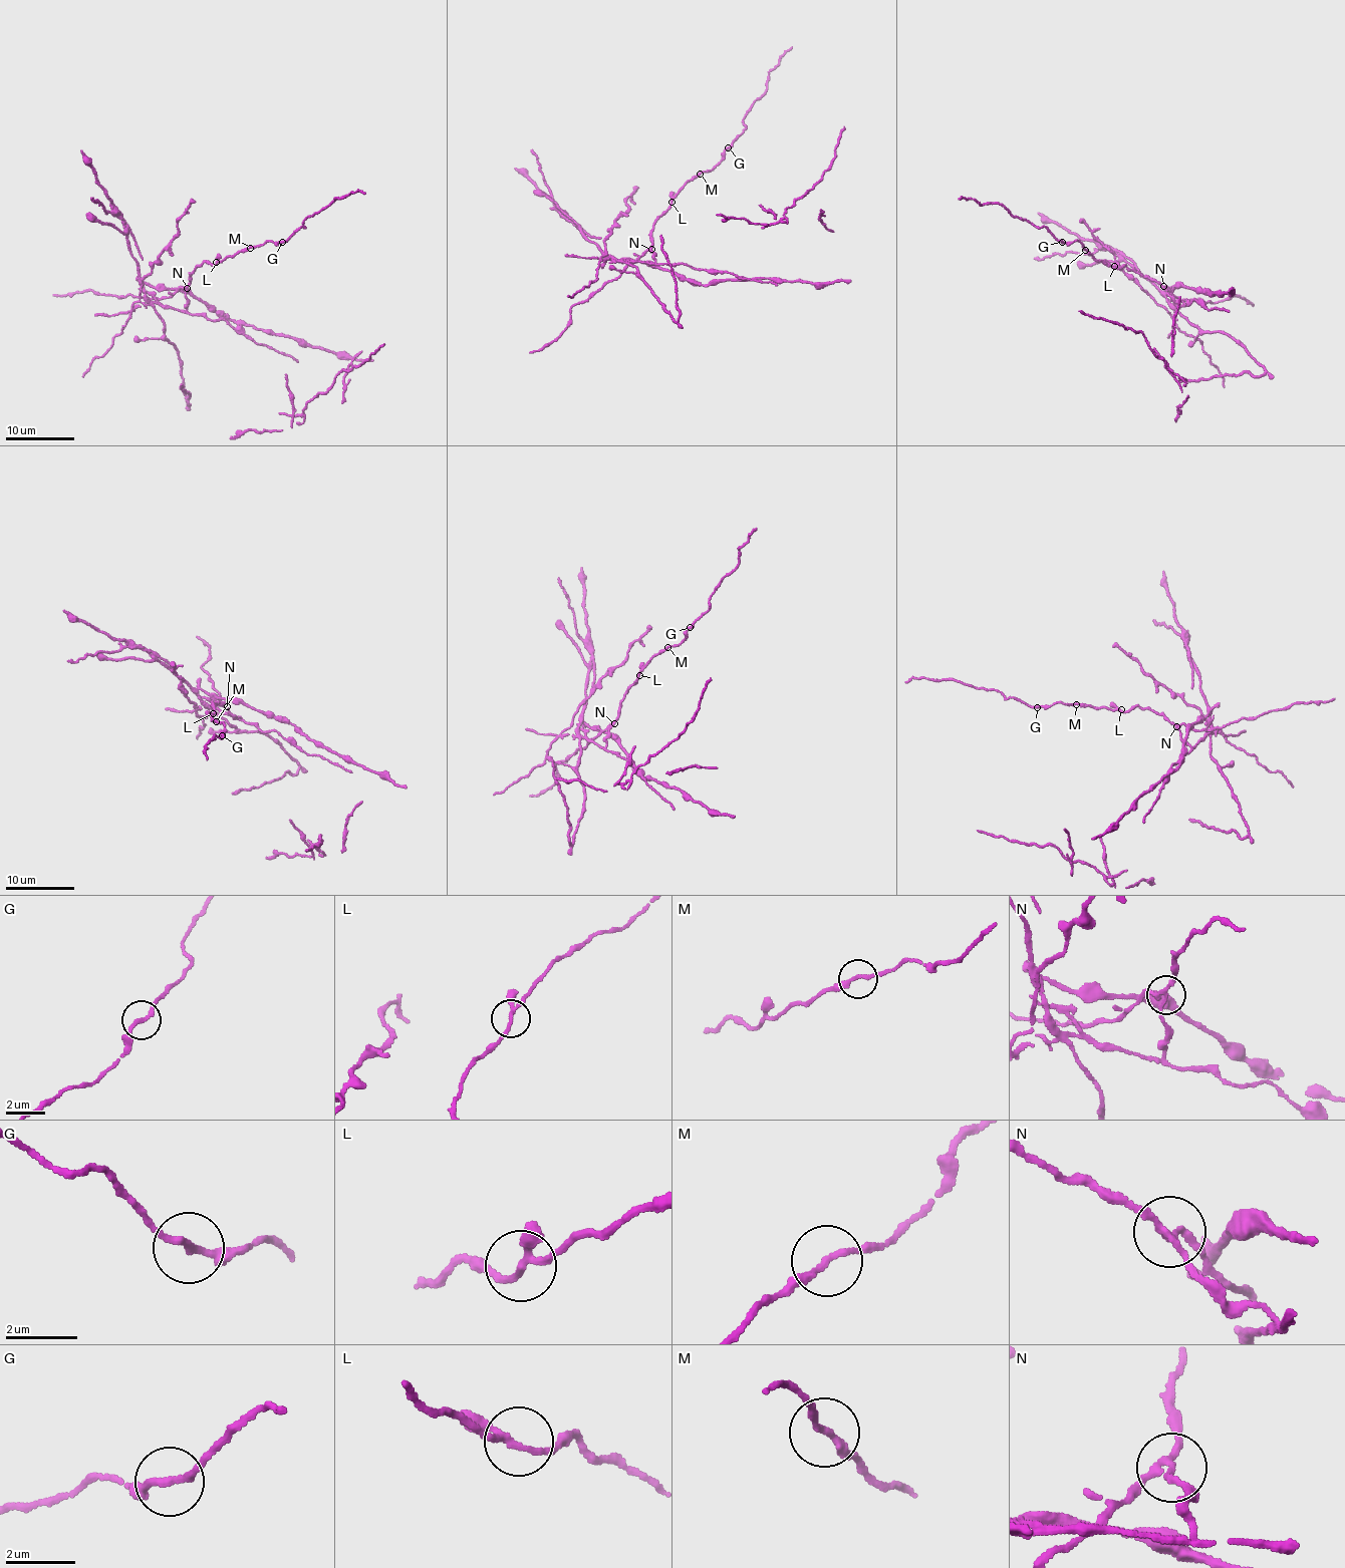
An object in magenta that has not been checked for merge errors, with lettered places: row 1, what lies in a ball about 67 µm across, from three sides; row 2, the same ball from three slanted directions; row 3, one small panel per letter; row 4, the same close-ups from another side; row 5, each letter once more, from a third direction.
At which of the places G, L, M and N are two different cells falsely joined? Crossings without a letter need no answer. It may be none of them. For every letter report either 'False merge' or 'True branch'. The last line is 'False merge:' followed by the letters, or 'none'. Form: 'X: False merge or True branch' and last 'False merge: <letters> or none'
G: True branch
L: True branch
M: True branch
N: False merge
False merge: N

